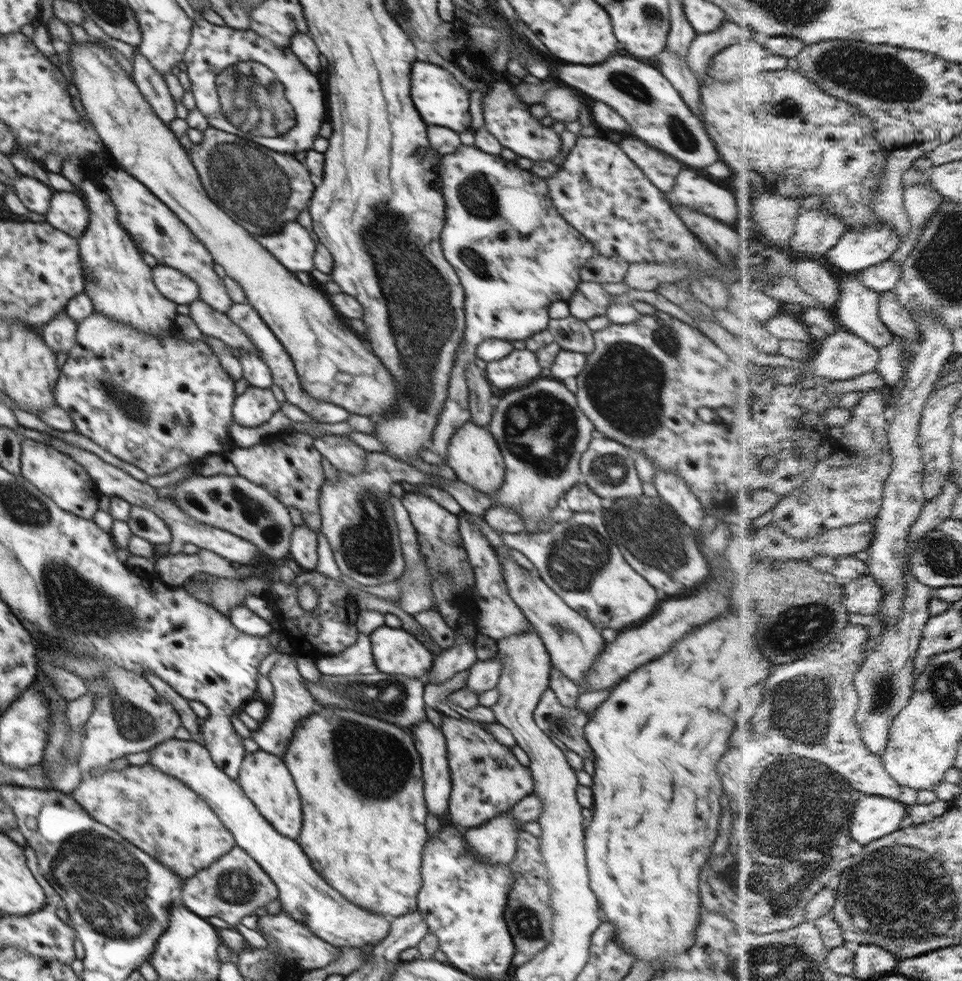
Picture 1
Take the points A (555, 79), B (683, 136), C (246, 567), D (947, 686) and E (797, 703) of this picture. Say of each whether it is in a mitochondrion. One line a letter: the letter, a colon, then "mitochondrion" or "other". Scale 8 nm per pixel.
A: other
B: mitochondrion
C: other
D: mitochondrion
E: mitochondrion

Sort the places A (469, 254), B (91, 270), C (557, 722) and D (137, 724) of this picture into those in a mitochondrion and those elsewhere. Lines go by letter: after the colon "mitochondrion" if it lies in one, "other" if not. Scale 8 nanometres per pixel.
A: mitochondrion
B: mitochondrion
C: mitochondrion
D: mitochondrion

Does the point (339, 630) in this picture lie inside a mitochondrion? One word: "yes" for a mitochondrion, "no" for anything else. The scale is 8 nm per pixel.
no

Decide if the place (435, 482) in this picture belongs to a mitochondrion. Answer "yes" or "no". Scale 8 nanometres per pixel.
no

